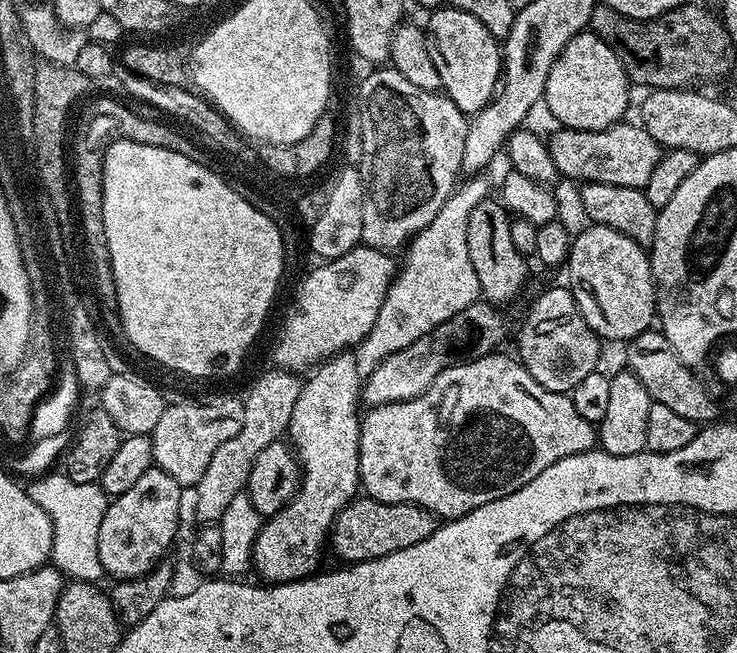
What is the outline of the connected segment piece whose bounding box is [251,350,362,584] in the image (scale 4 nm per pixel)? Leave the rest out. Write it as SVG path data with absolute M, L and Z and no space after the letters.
M354 351L329 356L315 365L312 374L309 380L305 379L300 385L298 402L294 404L294 414L290 414L290 426L286 433L290 447L300 461L300 486L287 506L261 523L260 533L252 547L251 567L254 572L256 568L261 576L259 579L268 584L304 580L321 567L320 559L324 556L324 548L326 552L336 515L351 500L357 499L362 488L362 377Z

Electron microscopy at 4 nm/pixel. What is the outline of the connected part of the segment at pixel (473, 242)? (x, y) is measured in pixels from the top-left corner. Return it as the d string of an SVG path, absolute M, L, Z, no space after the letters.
M487 198L478 202L470 213L466 231L467 249L471 265L480 283L480 295L489 304L505 306L524 288L528 280L528 263L524 255L514 246L514 237L510 235L513 217L499 199Z

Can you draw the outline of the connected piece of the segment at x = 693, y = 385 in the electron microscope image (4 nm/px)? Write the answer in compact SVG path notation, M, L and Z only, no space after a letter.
M649 330L638 334L627 341L628 364L627 371L632 372L642 386L650 394L650 398L657 404L675 410L682 414L682 418L690 418L697 422L712 422L717 419L716 404L710 393L704 389L704 384L695 376L693 369L680 361L678 354L674 354L674 346L659 330Z

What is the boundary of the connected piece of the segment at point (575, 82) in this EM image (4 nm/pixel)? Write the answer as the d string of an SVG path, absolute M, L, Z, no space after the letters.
M591 30L580 32L562 50L562 54L550 66L550 78L546 78L543 103L548 104L557 125L574 130L602 130L611 124L621 123L628 108L630 81L624 73L622 62L606 46L606 42Z

